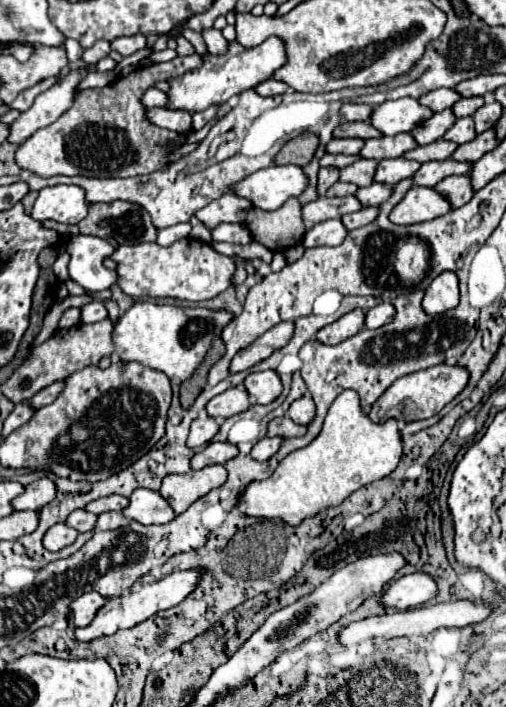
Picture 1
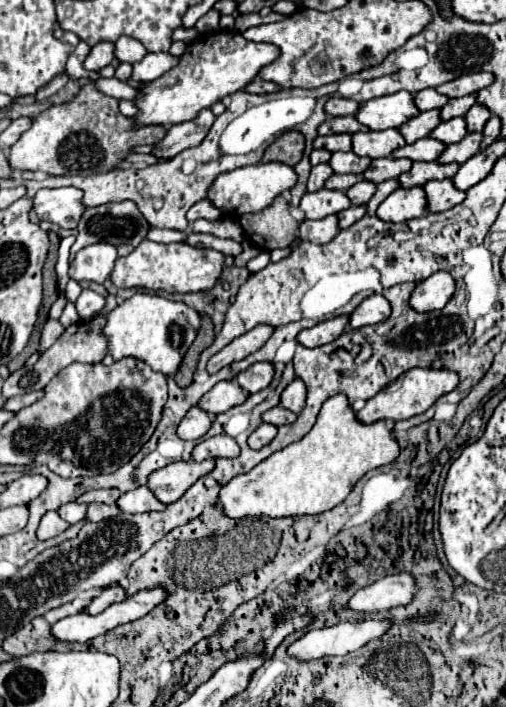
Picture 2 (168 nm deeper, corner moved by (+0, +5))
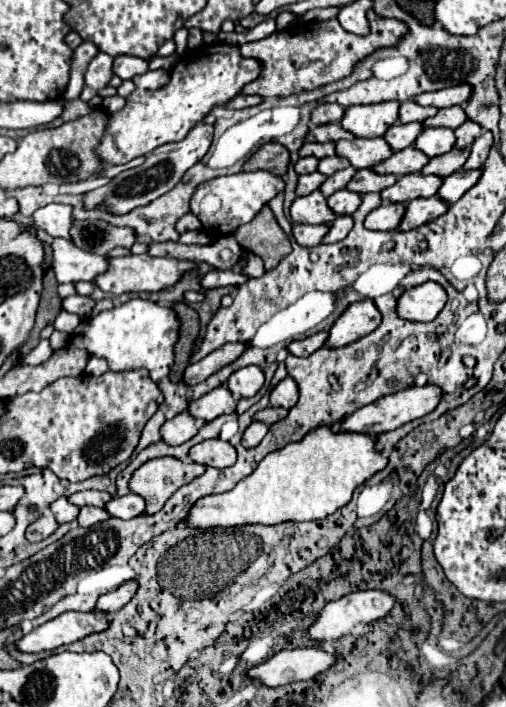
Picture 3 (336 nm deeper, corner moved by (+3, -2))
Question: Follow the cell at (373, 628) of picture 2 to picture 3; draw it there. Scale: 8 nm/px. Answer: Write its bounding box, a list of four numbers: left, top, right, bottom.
[248,646,336,686]

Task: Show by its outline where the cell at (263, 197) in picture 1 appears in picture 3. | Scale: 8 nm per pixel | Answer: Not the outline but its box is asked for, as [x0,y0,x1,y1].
[190,172,284,236]

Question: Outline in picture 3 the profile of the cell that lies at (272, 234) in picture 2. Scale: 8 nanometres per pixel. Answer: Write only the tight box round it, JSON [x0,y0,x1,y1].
[234,206,292,270]

